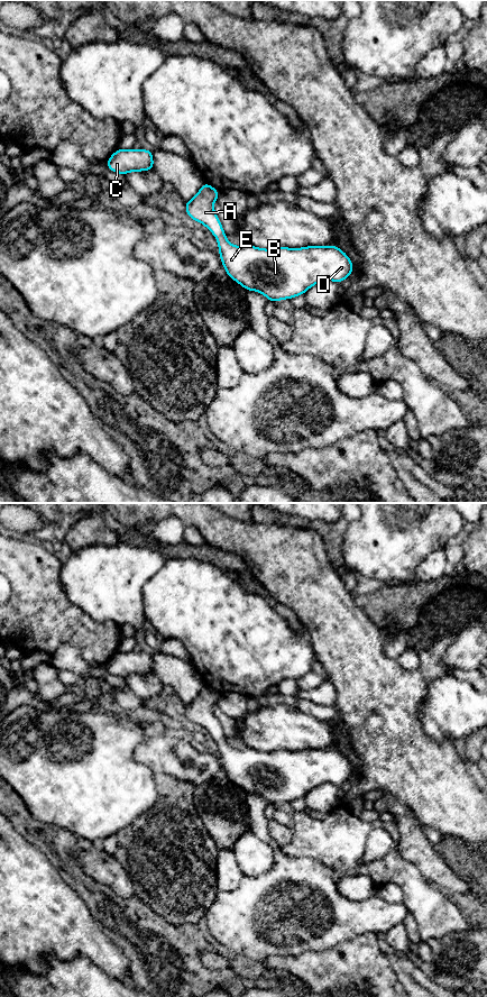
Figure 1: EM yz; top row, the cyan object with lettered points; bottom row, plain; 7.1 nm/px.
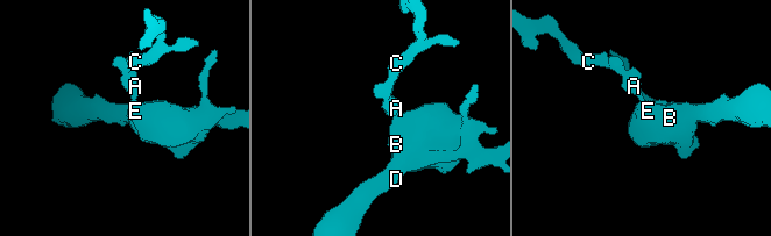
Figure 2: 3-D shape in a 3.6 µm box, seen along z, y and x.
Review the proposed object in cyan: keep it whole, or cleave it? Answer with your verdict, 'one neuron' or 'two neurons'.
one neuron

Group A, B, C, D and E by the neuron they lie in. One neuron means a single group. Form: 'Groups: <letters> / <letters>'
Groups: A B C D E

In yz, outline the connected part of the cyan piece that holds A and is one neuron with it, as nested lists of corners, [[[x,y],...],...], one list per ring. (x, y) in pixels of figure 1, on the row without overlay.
[[[204,685],[194,701],[185,706],[186,717],[205,729],[217,741],[219,758],[226,777],[248,794],[257,794],[268,804],[277,805],[284,802],[292,803],[322,784],[330,783],[339,788],[350,780],[353,774],[351,761],[333,748],[306,749],[302,751],[278,750],[273,752],[257,751],[252,748],[235,749],[227,742],[219,720],[214,715],[213,706],[219,702],[220,695]]]

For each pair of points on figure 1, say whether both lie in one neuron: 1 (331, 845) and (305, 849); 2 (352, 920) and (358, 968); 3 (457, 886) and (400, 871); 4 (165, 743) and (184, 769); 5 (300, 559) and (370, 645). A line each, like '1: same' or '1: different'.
1: same
2: different
3: different
4: same
5: same

